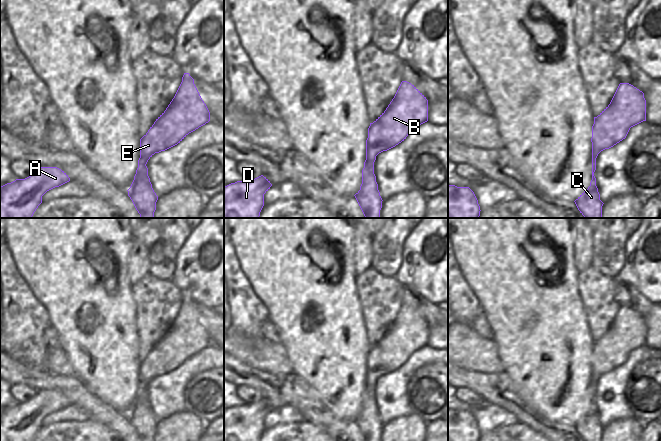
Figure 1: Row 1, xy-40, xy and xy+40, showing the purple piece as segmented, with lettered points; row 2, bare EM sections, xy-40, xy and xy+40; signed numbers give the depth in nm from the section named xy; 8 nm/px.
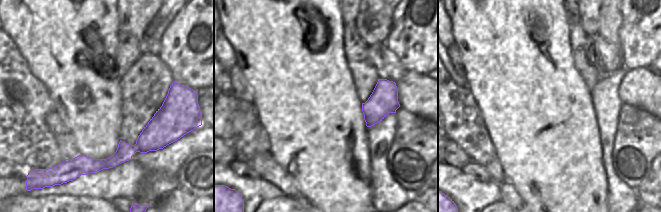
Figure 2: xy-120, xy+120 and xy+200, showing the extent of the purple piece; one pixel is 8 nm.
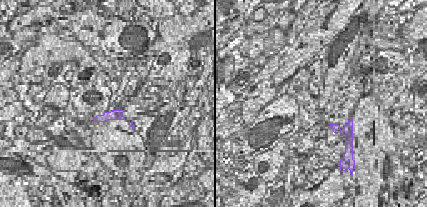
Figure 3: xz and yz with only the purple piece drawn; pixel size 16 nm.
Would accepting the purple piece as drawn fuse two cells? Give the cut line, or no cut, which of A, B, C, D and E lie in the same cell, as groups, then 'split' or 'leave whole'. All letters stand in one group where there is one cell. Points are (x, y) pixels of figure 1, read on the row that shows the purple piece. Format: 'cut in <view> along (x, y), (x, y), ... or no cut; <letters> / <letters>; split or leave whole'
no cut; A B C D E; leave whole

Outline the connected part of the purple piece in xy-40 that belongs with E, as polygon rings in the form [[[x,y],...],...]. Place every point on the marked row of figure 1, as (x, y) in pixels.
[[[184,73],[168,107],[140,139],[138,168],[127,190],[140,218],[154,218],[158,200],[148,176],[148,160],[155,153],[177,145],[189,133],[209,121],[210,112],[194,84],[194,79],[189,73]]]

